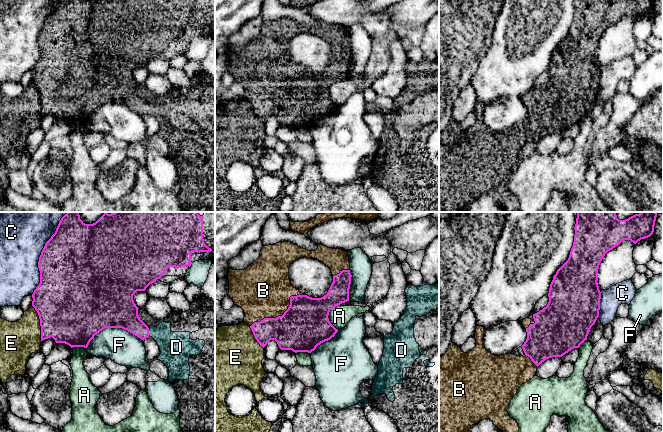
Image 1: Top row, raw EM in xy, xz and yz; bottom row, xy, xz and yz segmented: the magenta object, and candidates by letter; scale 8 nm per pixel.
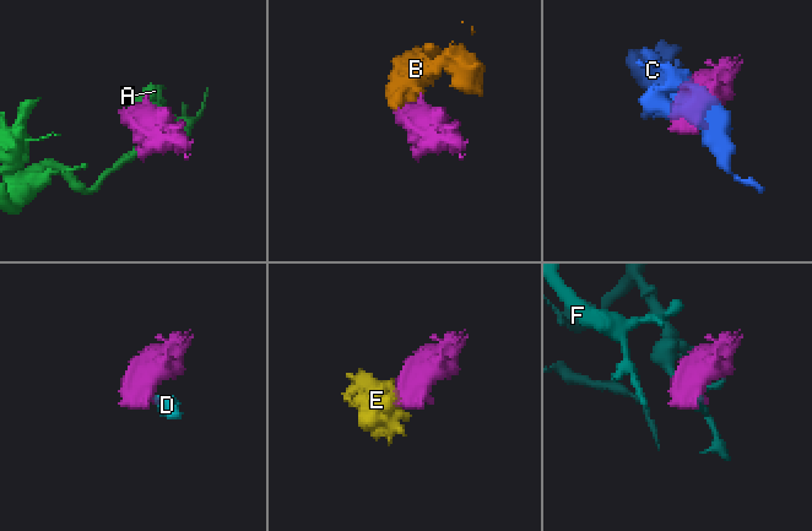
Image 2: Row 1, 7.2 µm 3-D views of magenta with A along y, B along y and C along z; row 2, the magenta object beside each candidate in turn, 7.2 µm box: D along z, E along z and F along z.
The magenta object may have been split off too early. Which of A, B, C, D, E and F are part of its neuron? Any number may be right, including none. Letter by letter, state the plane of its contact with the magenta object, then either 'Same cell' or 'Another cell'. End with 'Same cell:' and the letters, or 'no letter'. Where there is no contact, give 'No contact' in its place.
A: Touches magenta in xz. Another cell
B: Touches magenta in xz. Same cell
C: Touches magenta in xy. Another cell
D: Touches magenta in xy. Same cell
E: Touches magenta in xy. Another cell
F: Touches magenta in xy. Another cell
Same cell: B, D

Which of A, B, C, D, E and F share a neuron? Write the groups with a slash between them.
A / B D / C / E / F

